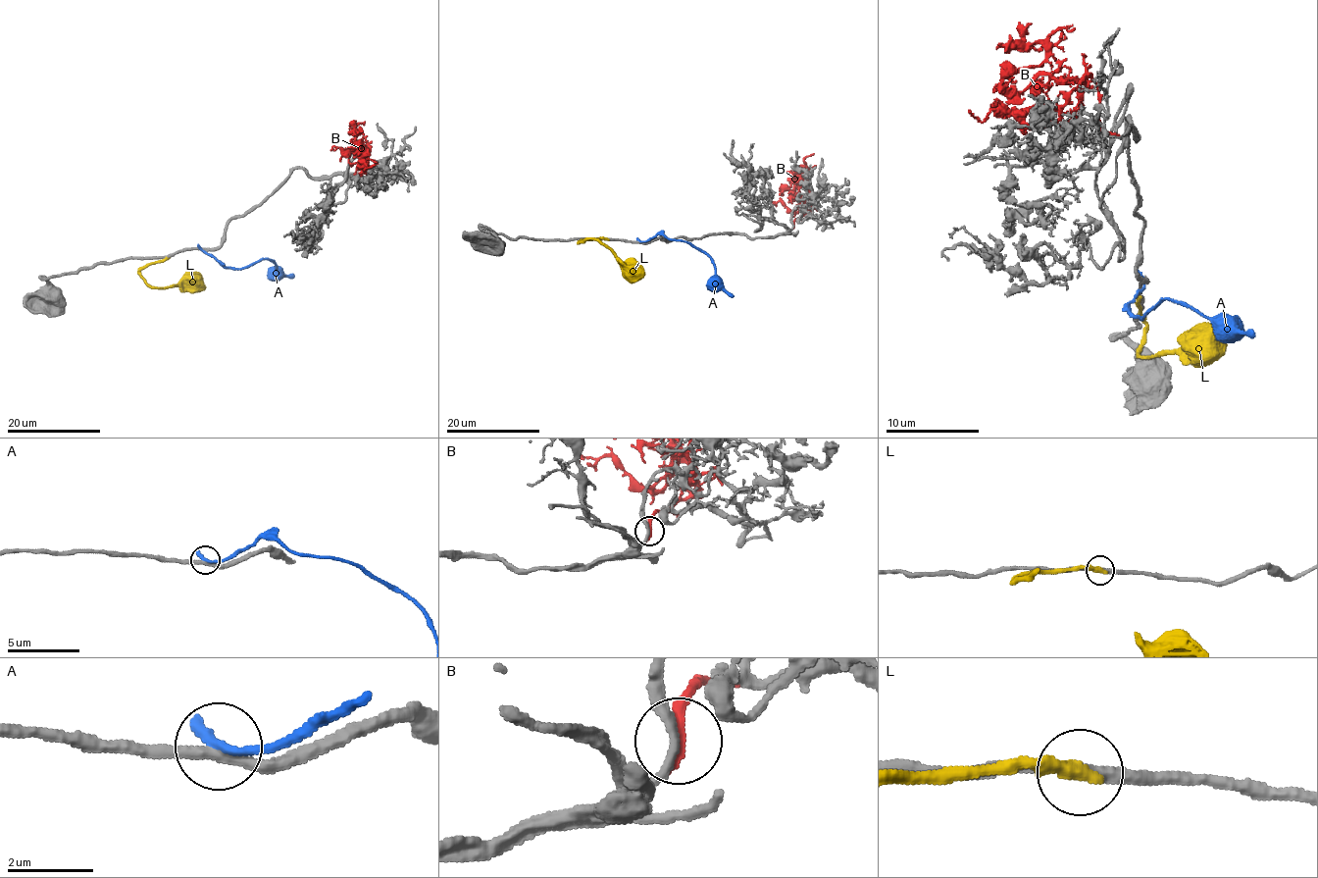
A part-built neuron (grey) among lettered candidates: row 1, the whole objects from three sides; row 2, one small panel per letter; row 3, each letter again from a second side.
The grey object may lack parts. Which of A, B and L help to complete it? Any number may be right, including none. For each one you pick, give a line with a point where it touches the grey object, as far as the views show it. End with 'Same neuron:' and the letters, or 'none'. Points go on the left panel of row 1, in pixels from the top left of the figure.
B: (354, 176)
Same neuron: B

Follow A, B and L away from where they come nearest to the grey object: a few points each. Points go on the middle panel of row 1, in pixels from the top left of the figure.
A: (639, 240), (662, 233), (672, 239), (688, 242), (708, 256), (721, 285), (734, 295)
B: (793, 226), (808, 209), (803, 173), (797, 172), (794, 191), (796, 167)
L: (606, 238), (586, 238), (579, 242), (587, 238), (599, 239), (630, 270), (641, 276)

